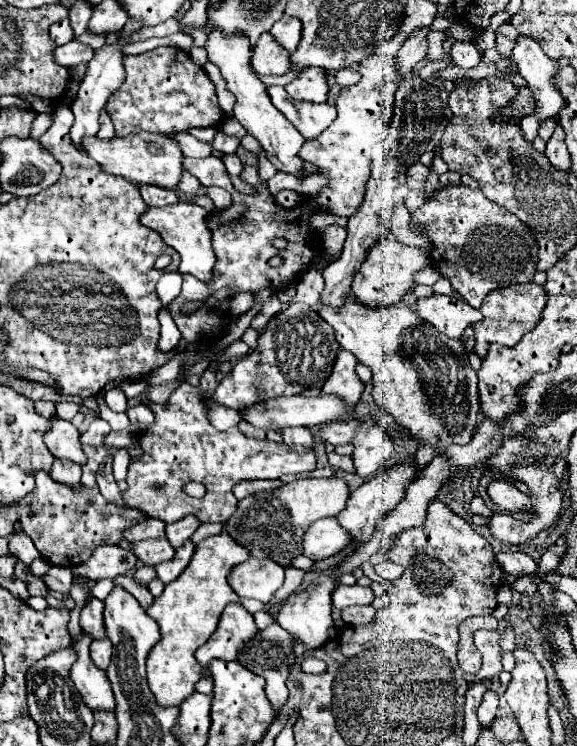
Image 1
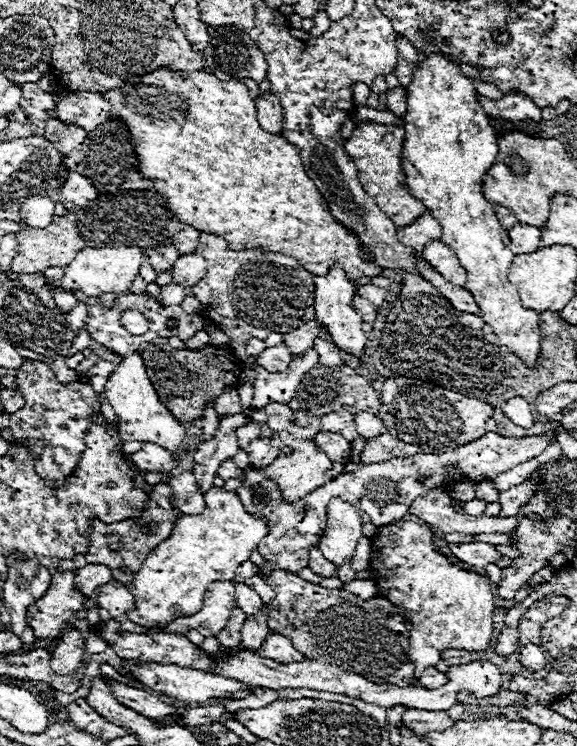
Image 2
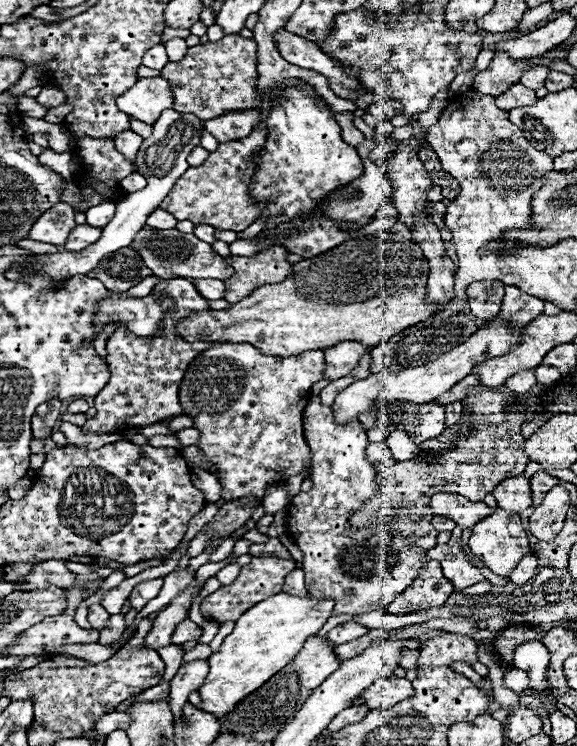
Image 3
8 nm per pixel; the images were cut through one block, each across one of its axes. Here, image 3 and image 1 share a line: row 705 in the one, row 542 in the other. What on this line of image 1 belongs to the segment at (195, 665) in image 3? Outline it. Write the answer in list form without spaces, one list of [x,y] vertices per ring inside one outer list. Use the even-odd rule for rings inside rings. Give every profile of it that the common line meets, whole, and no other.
[[[192,516],[182,518],[180,522],[166,524],[166,538],[174,548],[180,548],[196,532],[198,526],[200,526],[198,518],[192,518]]]

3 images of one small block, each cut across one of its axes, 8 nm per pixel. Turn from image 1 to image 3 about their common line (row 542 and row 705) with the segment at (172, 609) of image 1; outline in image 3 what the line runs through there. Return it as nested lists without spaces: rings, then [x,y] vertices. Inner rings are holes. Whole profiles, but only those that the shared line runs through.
[[[276,594],[246,610],[234,624],[234,630],[224,638],[222,646],[212,652],[212,658],[208,658],[210,674],[198,688],[200,710],[216,716],[218,720],[228,716],[242,698],[258,690],[300,652],[306,638],[326,624],[332,608],[332,600]]]

